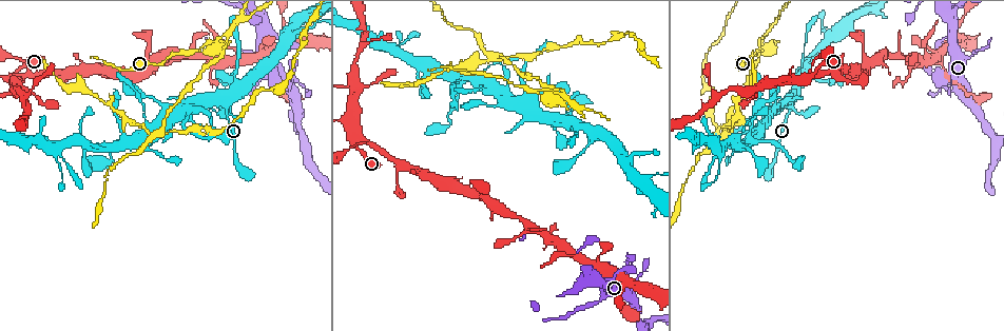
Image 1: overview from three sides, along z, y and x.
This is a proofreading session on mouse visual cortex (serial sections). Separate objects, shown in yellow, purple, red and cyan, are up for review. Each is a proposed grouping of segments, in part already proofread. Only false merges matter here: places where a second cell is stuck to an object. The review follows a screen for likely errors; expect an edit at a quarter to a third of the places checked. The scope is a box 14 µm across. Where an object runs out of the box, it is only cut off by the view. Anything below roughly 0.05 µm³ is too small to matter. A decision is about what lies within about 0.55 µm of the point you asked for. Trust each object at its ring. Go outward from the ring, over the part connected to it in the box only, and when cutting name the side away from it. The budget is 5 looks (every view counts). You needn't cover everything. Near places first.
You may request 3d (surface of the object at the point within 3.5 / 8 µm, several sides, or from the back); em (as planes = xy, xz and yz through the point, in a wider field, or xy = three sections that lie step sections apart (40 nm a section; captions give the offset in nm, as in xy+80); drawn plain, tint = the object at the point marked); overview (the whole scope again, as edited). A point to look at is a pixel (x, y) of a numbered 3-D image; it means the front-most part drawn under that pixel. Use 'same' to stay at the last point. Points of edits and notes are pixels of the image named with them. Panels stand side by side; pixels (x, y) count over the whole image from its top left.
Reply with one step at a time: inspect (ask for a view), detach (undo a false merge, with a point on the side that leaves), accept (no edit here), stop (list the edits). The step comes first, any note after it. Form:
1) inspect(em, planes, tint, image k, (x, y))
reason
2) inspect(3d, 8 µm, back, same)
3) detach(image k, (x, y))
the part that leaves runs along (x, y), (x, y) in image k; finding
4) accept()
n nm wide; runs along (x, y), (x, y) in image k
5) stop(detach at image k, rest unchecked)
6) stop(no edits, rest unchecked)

inspect(3d, 3.5 µm, image 1, (944, 39))
narrows sharply

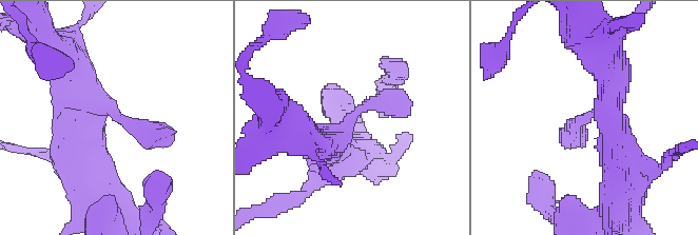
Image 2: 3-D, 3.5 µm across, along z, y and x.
inspect(em, xy, step 3, tint, image 2, (355, 114))

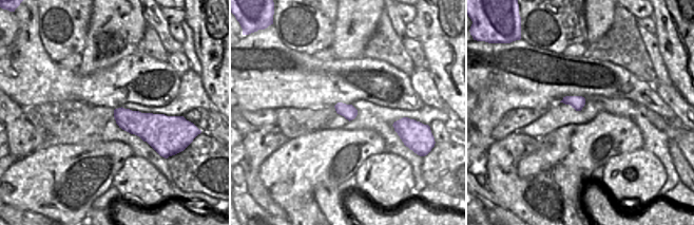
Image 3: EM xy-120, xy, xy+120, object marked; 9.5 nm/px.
accept()
runs along (321, 149), (369, 103), (408, 114) in image 2; one cell here

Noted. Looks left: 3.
inspect(3d, 3.5 µm, image 1, (952, 89))
abrupt turn

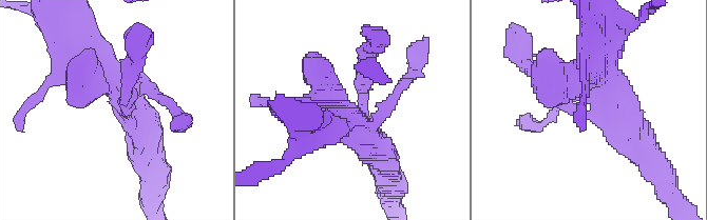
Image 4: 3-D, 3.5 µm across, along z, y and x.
inspect(em, xy, step 1, tint, image 4, (358, 98))
4 arms; arms of 150, 200, 400, 450 nm; now the EM

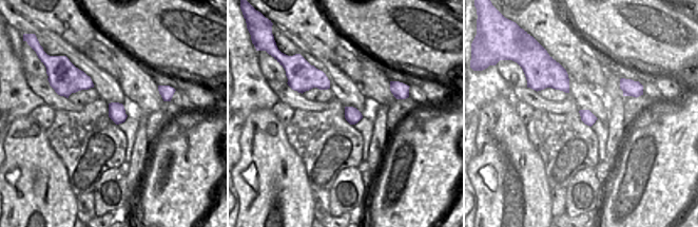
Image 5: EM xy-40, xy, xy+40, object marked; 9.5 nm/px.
accept()
150 nm wide; runs along (337, 119), (360, 127), (366, 50) in image 4; all the same cell

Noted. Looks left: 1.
stop(no edits, rest unchecked)

